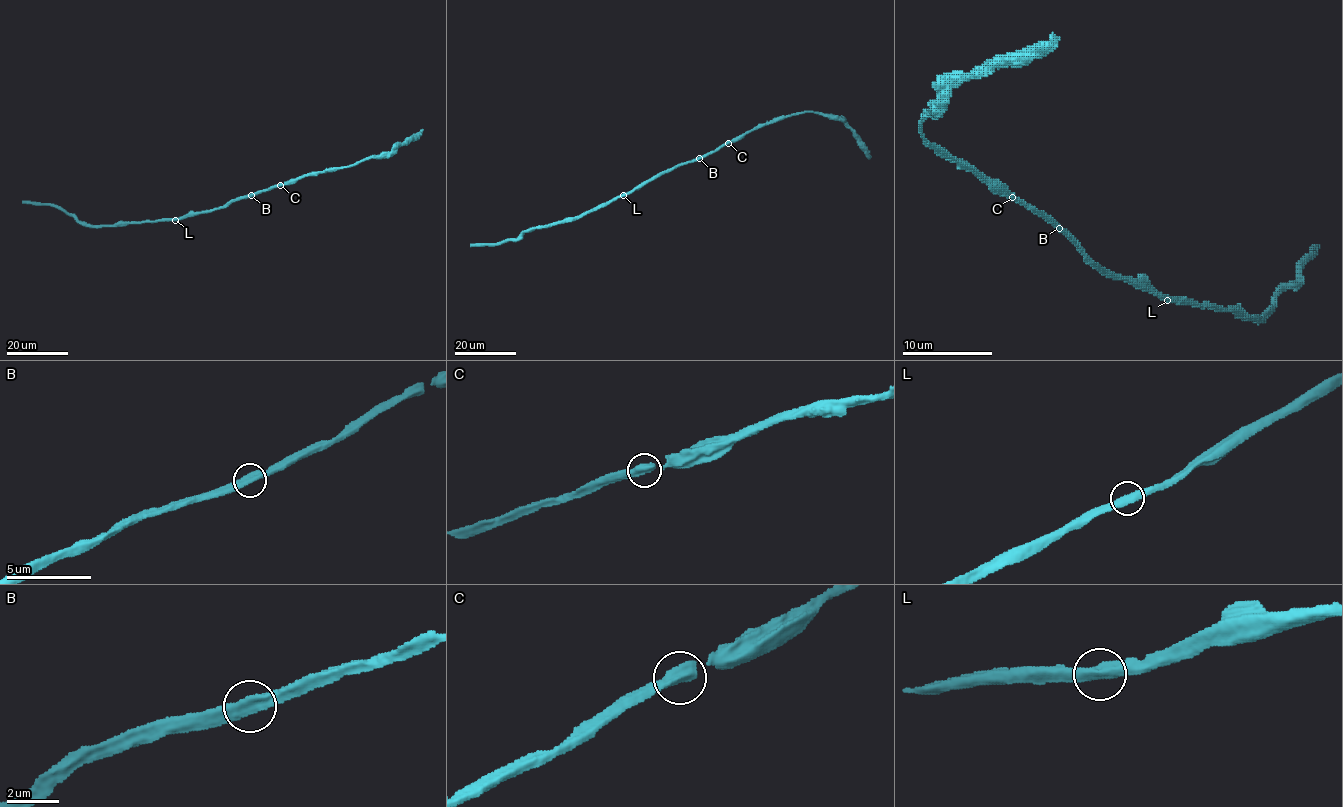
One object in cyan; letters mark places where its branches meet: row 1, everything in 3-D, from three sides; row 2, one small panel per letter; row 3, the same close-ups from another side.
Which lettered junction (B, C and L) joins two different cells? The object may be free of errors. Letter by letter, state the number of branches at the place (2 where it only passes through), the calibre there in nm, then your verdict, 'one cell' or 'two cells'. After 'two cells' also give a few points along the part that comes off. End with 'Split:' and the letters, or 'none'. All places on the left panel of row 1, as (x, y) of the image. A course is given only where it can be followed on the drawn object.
B: branches 2; calibre 420 nm; one cell
C: branches 2; calibre 440 nm; one cell
L: branches 2; calibre 440 nm; one cell
Split: none

